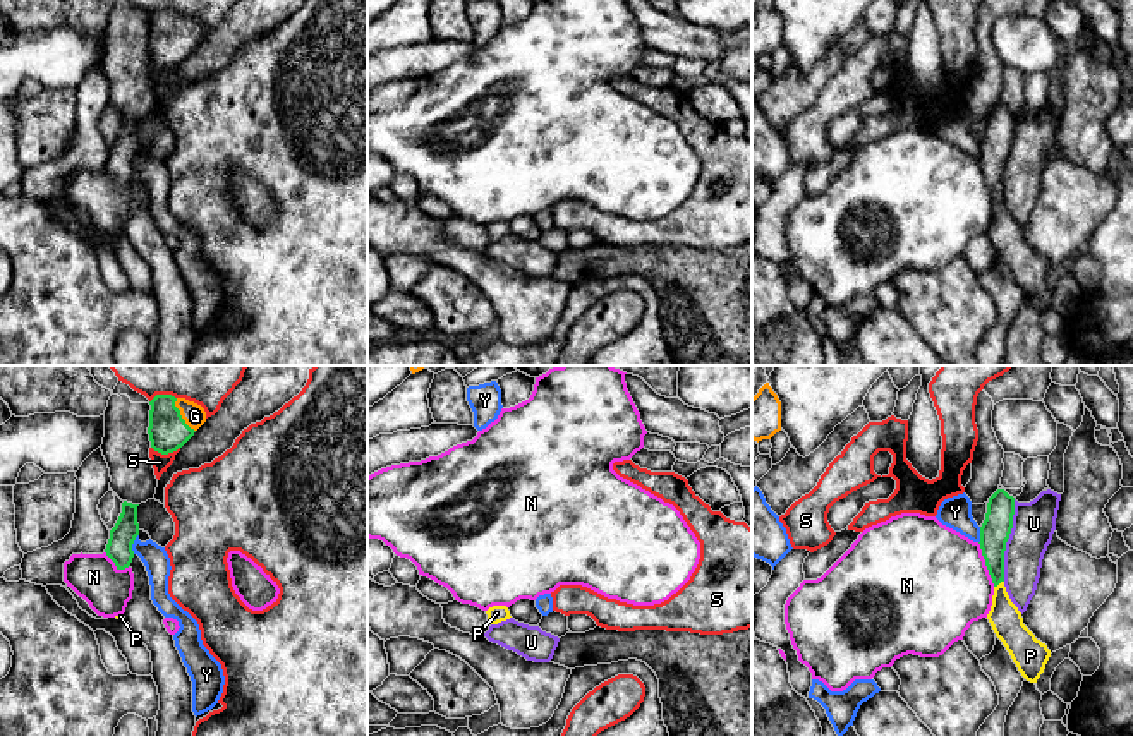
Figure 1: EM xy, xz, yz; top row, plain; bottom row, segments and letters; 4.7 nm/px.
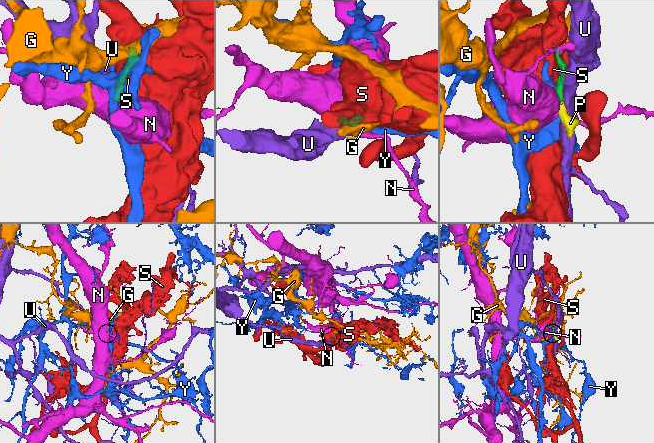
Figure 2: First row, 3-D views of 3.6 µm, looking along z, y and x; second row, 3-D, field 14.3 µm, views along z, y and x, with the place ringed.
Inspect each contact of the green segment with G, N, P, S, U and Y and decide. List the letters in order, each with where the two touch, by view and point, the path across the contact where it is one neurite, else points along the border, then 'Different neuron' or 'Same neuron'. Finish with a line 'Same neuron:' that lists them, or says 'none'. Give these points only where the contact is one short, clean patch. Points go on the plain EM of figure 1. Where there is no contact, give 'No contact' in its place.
G: Touches green at xy (181, 31). Path across: xy (167, 45), (181, 31), (194, 31). Same neuron
N: Touches green at yz (986, 180). Boundary: yz (977, 158), (994, 201). Different neuron
P: Touches green at yz (998, 199). Path across: yz (994, 148), (998, 199), (1005, 234). Same neuron
S: Touches green at xy (165, 69). Boundary: xy (151, 62), (162, 69), (172, 69), (179, 64). Different neuron
U: Touches green at yz (1006, 156). Boundary: yz (1015, 115), (1013, 143), (1005, 167), (1003, 196). Different neuron
Y: Touches green at xy (133, 158). Boundary: xy (138, 150), (133, 168). Different neuron
Same neuron: G, P

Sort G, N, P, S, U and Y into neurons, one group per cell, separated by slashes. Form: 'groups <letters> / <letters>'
groups G P / N / S / U / Y

